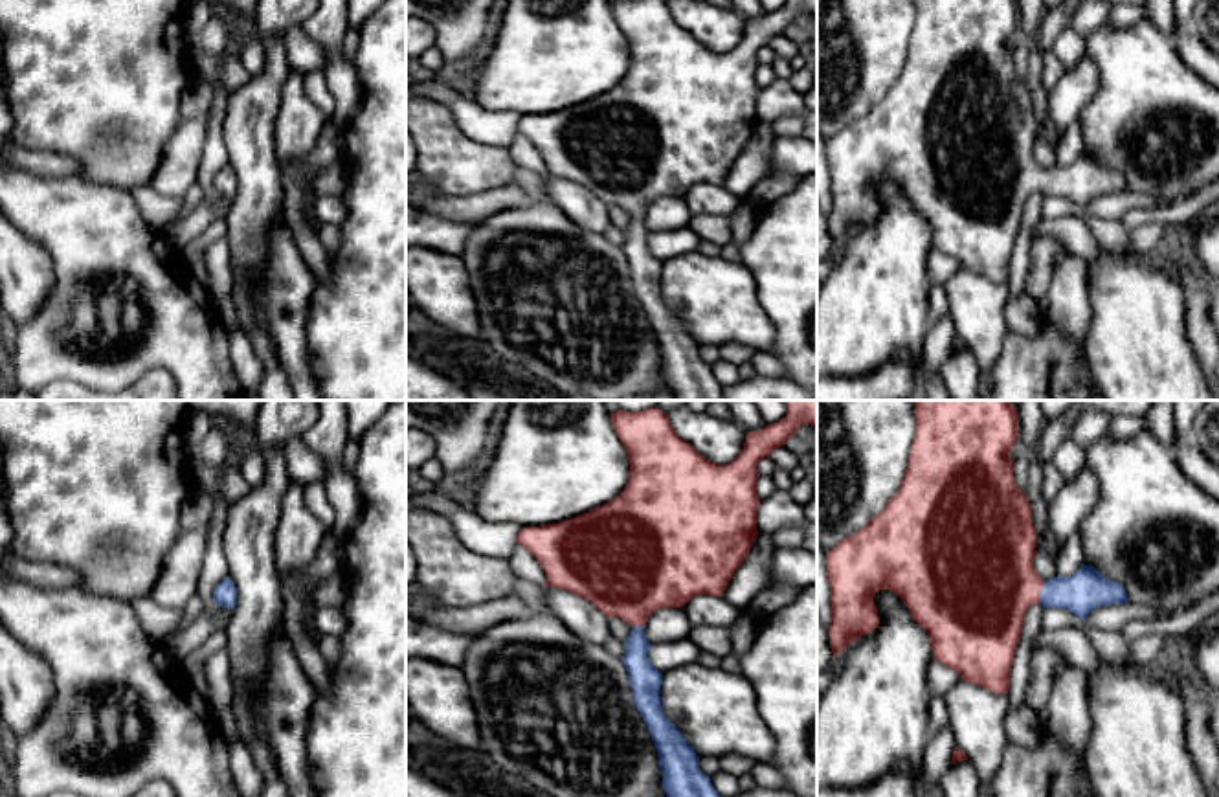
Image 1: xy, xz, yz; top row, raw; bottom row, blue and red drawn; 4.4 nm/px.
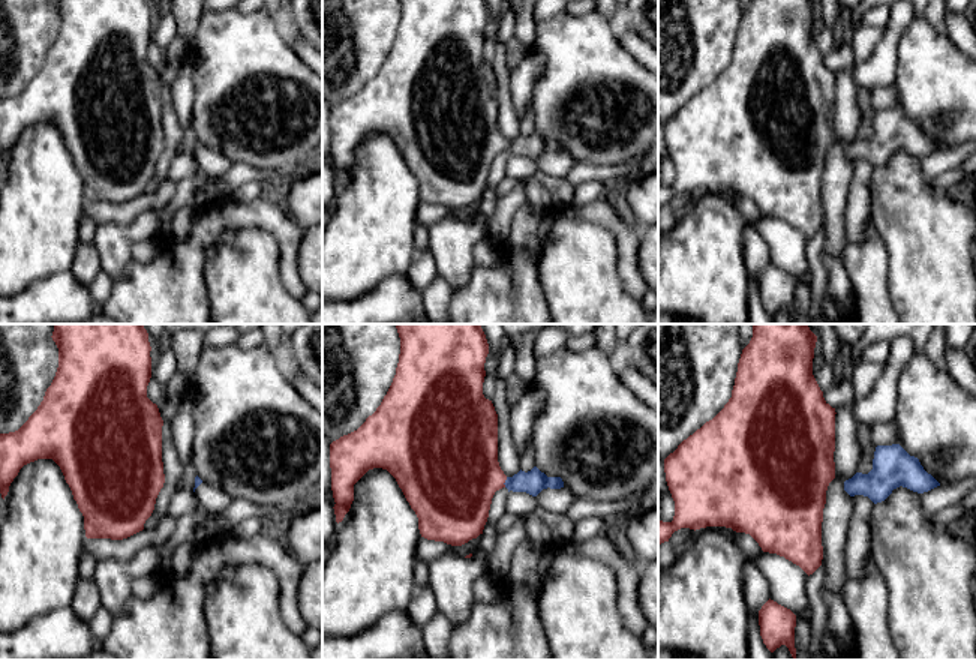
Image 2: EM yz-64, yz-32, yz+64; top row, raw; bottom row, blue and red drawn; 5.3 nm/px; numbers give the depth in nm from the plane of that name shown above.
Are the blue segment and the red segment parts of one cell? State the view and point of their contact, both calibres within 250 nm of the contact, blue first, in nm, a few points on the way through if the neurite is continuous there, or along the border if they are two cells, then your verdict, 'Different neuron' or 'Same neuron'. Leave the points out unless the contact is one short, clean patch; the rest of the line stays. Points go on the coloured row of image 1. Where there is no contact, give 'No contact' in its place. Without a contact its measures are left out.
Touches blue at yz (1041, 592). Thickness 180 nm (blue) against 440 nm. Path across: yz (1087, 588), (1084, 592), (1041, 592), (1001, 581), (986, 581). Same neuron

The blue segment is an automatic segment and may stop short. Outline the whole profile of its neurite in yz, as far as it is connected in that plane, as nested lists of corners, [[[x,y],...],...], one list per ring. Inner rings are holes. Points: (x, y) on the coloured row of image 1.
[[[1010,400],[912,402],[914,441],[898,492],[861,531],[826,551],[830,648],[837,657],[850,643],[874,632],[879,626],[874,597],[889,589],[927,632],[933,659],[956,670],[962,681],[1008,694],[1030,606],[1063,608],[1085,621],[1096,608],[1127,604],[1127,593],[1085,564],[1072,577],[1043,580],[1037,575],[1032,505],[1013,477],[1019,415]]]

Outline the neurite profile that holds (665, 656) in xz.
[[[687,637],[679,643],[657,643],[650,645],[648,657],[652,665],[661,672],[676,670],[698,663],[701,650]]]

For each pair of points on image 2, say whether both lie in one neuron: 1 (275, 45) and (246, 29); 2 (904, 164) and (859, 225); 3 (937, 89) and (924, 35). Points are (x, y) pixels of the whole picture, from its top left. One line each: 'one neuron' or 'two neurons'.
1: one neuron
2: two neurons
3: one neuron

